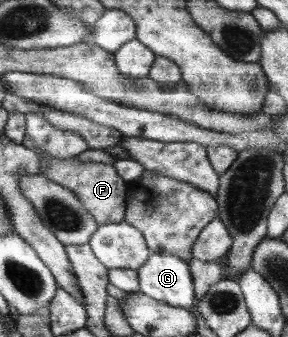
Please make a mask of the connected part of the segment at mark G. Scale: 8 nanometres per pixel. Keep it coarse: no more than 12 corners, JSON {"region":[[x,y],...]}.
{"region":[[152,253],[138,292],[184,309],[197,301],[189,263]]}

